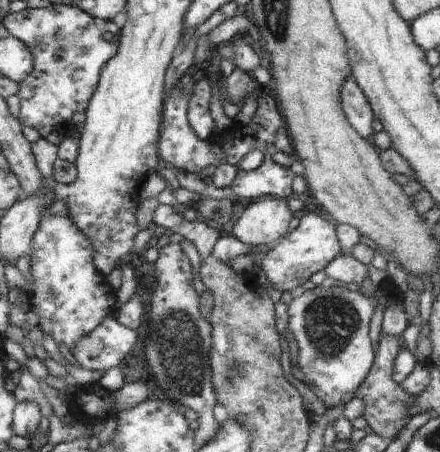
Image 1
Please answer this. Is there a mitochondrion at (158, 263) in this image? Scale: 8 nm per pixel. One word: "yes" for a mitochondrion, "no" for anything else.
no

